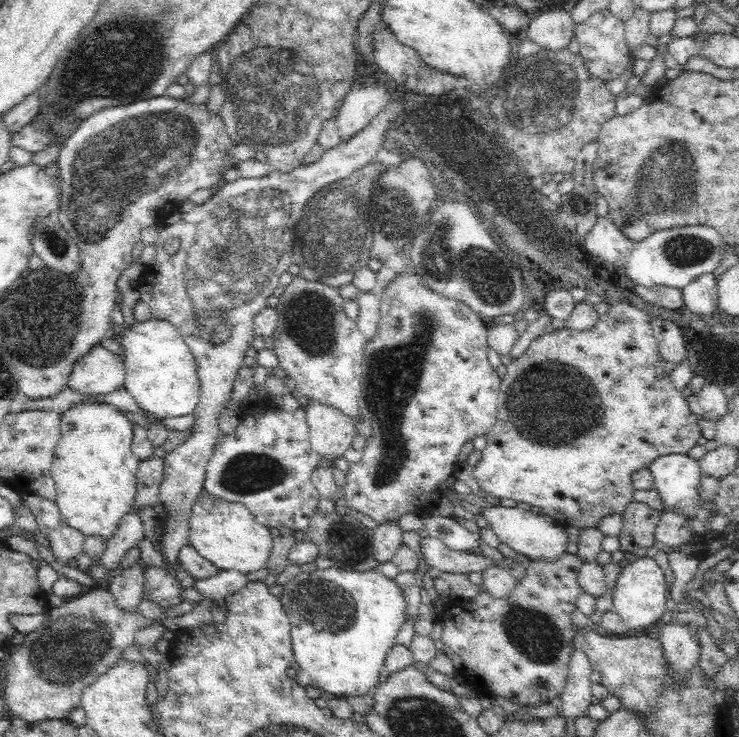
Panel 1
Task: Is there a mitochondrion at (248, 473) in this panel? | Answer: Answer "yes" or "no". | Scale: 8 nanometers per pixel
yes

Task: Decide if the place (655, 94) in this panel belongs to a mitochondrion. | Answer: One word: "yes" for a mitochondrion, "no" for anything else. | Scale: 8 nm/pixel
no

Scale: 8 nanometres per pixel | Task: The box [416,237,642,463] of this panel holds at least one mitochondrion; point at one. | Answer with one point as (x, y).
(551, 403)

